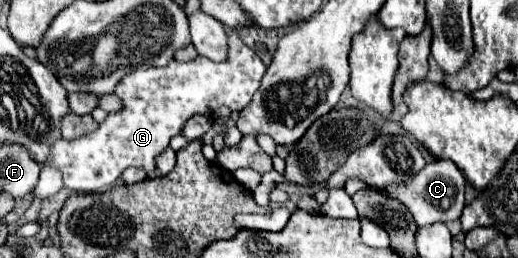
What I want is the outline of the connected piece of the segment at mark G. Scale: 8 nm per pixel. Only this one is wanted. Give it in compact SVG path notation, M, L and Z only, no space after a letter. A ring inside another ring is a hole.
M241 27L229 29L229 53L223 63L197 57L181 63L169 61L165 67L135 69L119 81L115 95L121 99L121 109L107 113L105 121L95 131L81 135L75 141L57 139L49 147L49 157L41 167L55 167L63 175L63 185L75 193L101 193L117 183L127 167L143 169L153 175L155 159L169 147L173 135L181 135L187 119L193 115L213 115L221 107L241 111L265 75L267 67L256 53L239 37Z

